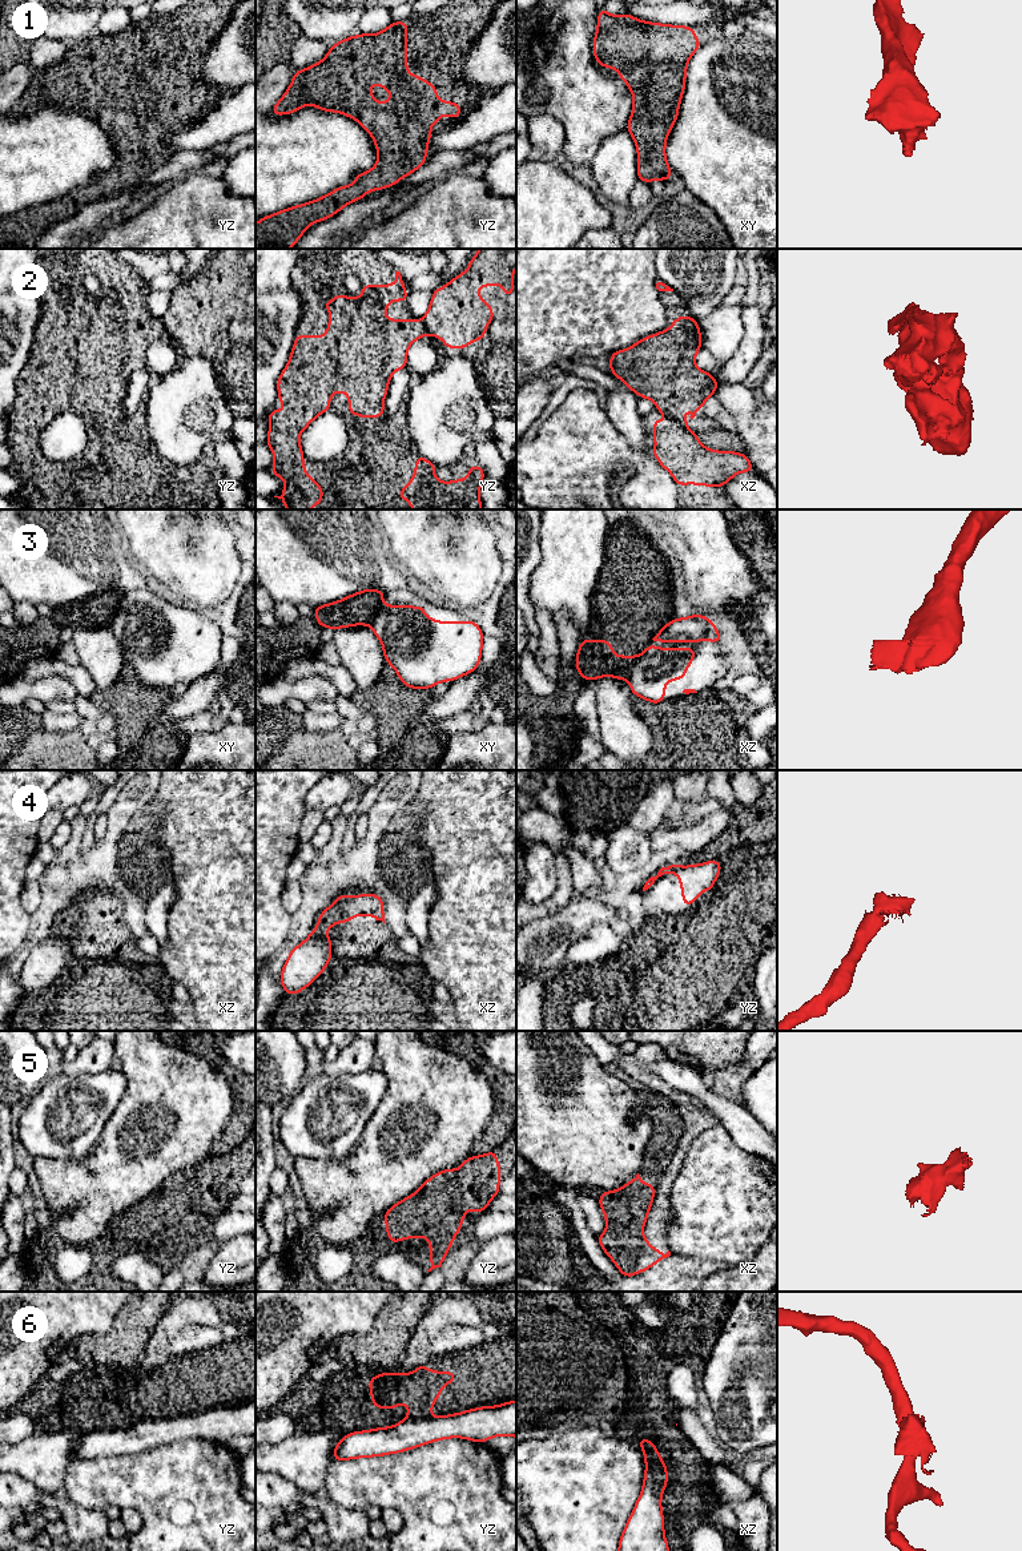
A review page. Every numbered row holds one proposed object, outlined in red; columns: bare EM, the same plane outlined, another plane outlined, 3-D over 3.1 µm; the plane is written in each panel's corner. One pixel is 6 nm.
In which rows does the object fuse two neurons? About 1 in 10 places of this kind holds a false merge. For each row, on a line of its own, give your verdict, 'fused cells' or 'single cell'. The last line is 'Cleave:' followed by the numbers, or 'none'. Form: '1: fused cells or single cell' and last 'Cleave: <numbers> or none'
1: single cell
2: fused cells
3: fused cells
4: fused cells
5: single cell
6: fused cells
Cleave: 2, 3, 4, 6

